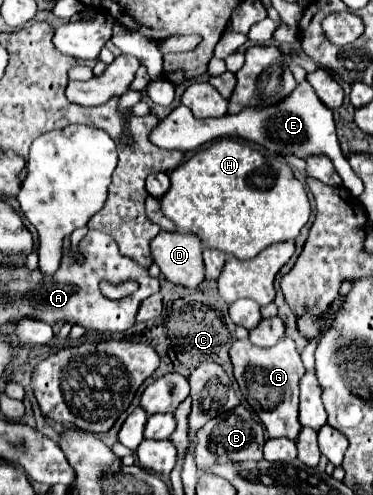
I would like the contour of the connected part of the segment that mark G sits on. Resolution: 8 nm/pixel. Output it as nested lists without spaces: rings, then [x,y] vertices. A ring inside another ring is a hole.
[[[281,337],[277,345],[269,349],[255,347],[249,339],[233,341],[229,345],[229,357],[233,363],[233,375],[239,389],[245,395],[245,401],[263,421],[269,437],[287,437],[297,443],[297,435],[301,431],[299,423],[299,379],[305,375],[305,367],[301,363],[295,341],[289,337]],[[263,401],[273,401],[277,407],[263,413]]]

